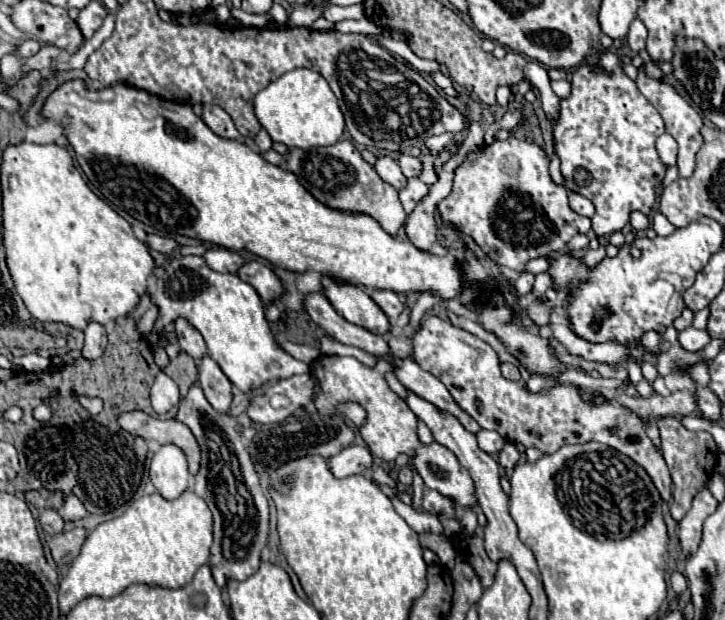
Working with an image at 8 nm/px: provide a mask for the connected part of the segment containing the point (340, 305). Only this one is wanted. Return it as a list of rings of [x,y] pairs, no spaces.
[[[323,276],[323,290],[325,296],[329,296],[333,308],[337,308],[345,320],[363,326],[373,334],[387,334],[391,330],[385,312],[361,286],[337,284],[335,280],[329,280],[329,276]]]

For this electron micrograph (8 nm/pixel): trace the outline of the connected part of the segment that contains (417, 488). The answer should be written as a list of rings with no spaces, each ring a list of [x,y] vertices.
[[[415,472],[415,478],[413,478],[413,508],[415,510],[421,510],[423,492],[425,492],[425,484],[423,484],[421,476],[417,476],[417,472]]]

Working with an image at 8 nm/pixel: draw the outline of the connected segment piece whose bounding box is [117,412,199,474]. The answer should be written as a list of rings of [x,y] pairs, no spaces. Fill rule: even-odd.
[[[123,412],[117,418],[117,424],[133,436],[145,440],[157,440],[163,444],[175,444],[183,450],[189,462],[189,472],[195,474],[199,468],[199,444],[191,430],[179,420],[157,420],[145,412]]]

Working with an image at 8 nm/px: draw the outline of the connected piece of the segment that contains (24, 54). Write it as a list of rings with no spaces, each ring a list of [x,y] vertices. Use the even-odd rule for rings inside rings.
[[[25,40],[25,42],[17,44],[17,48],[15,48],[15,54],[19,54],[21,58],[29,58],[37,52],[39,52],[39,42],[35,42],[35,40]]]

